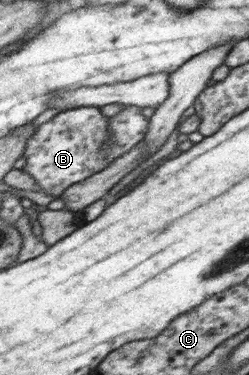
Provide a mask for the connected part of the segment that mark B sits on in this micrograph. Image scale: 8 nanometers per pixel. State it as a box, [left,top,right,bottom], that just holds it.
[24,107,114,196]

